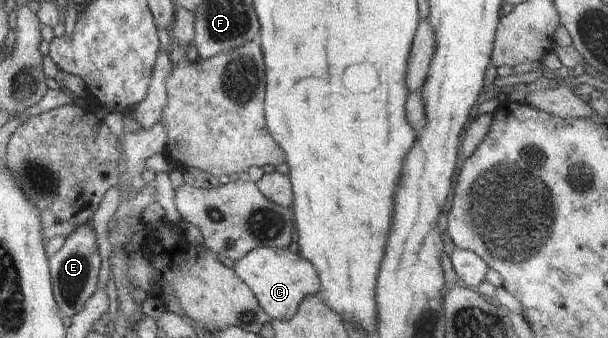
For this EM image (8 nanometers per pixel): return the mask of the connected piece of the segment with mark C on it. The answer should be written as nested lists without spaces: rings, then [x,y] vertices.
[[[288,247],[255,248],[234,263],[233,271],[250,287],[266,314],[281,321],[290,320],[298,312],[302,299],[317,295],[321,289],[318,273],[312,263],[299,252],[291,252]]]

